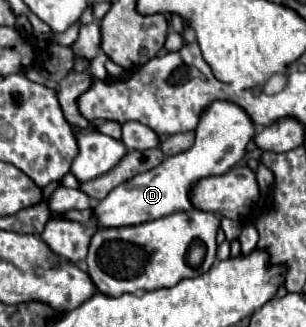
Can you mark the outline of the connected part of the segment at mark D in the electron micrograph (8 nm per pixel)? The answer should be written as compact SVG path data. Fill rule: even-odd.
M228 100L212 102L202 110L198 118L198 126L194 130L196 142L190 150L170 156L154 170L142 172L130 182L124 182L122 186L114 188L104 200L90 208L92 220L96 222L96 226L118 228L136 226L172 212L190 210L190 186L194 186L198 178L226 174L232 166L236 166L246 156L246 144L252 140L254 132L254 124L244 108Z

